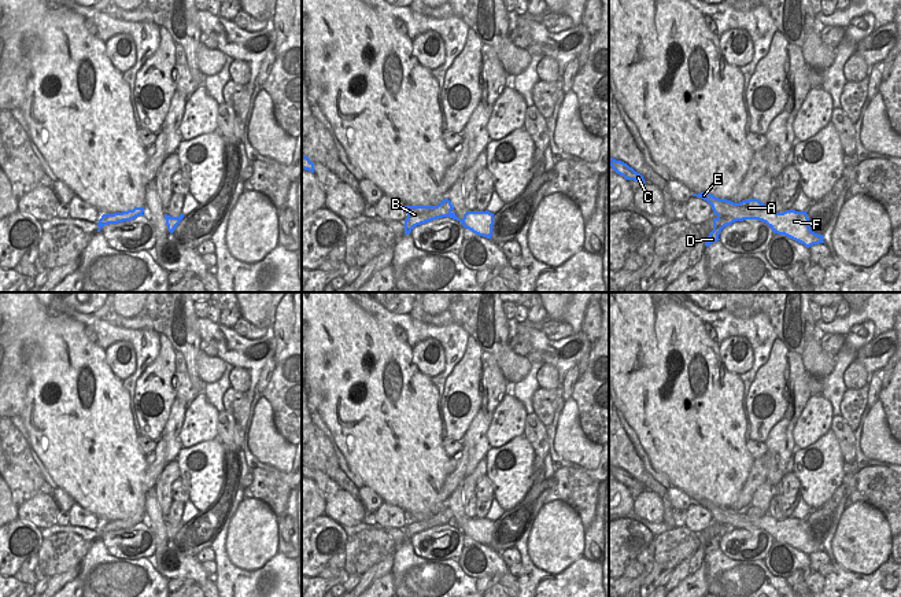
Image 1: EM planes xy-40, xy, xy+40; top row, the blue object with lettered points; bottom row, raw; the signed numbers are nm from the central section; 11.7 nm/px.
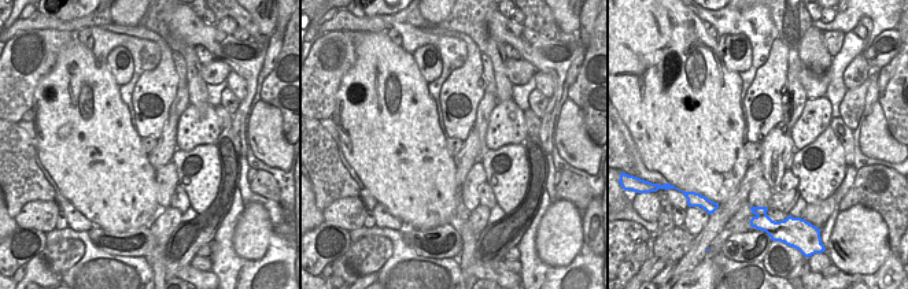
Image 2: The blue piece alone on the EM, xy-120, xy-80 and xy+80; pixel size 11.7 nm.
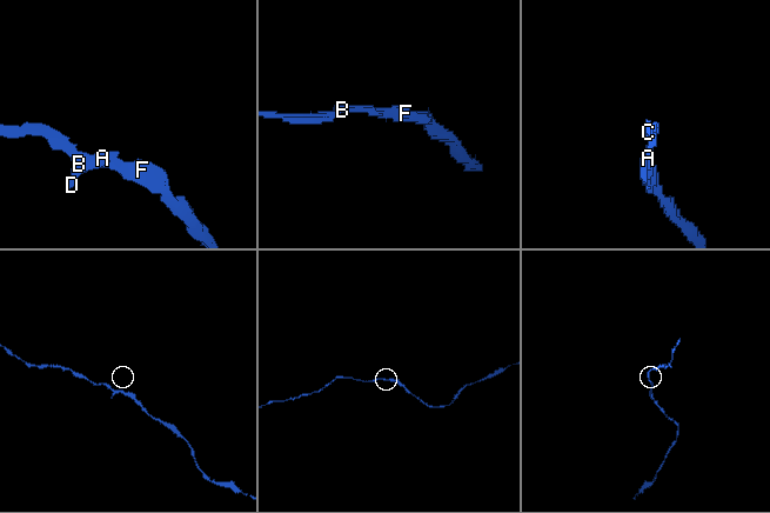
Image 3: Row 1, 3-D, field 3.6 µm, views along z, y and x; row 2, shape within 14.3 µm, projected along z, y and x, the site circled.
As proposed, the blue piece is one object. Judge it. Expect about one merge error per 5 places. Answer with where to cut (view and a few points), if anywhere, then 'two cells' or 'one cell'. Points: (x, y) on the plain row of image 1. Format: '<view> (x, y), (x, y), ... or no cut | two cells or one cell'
no cut | one cell

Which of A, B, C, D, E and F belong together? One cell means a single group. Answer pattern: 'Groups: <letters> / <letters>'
Groups: A B C D E F

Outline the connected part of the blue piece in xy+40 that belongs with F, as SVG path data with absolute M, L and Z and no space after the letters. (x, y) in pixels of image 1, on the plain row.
M701 500L698 502L693 501L693 504L706 508L716 523L713 526L713 538L705 549L706 554L720 548L719 542L724 534L743 527L762 528L773 541L784 542L808 556L813 552L824 550L823 542L817 542L809 535L806 519L786 517L783 520L776 520L758 506L734 511L727 506L719 506L708 500Z

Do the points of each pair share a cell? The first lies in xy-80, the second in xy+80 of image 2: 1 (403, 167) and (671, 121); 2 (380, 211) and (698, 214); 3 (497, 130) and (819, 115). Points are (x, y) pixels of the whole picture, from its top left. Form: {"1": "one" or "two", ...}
{"1": "one", "2": "one", "3": "one"}

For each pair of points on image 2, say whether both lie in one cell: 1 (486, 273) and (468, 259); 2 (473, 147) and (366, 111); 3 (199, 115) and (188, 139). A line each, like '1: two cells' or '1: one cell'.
1: two cells
2: two cells
3: one cell

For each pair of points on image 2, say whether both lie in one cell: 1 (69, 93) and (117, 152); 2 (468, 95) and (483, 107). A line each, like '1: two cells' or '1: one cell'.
1: one cell
2: two cells

